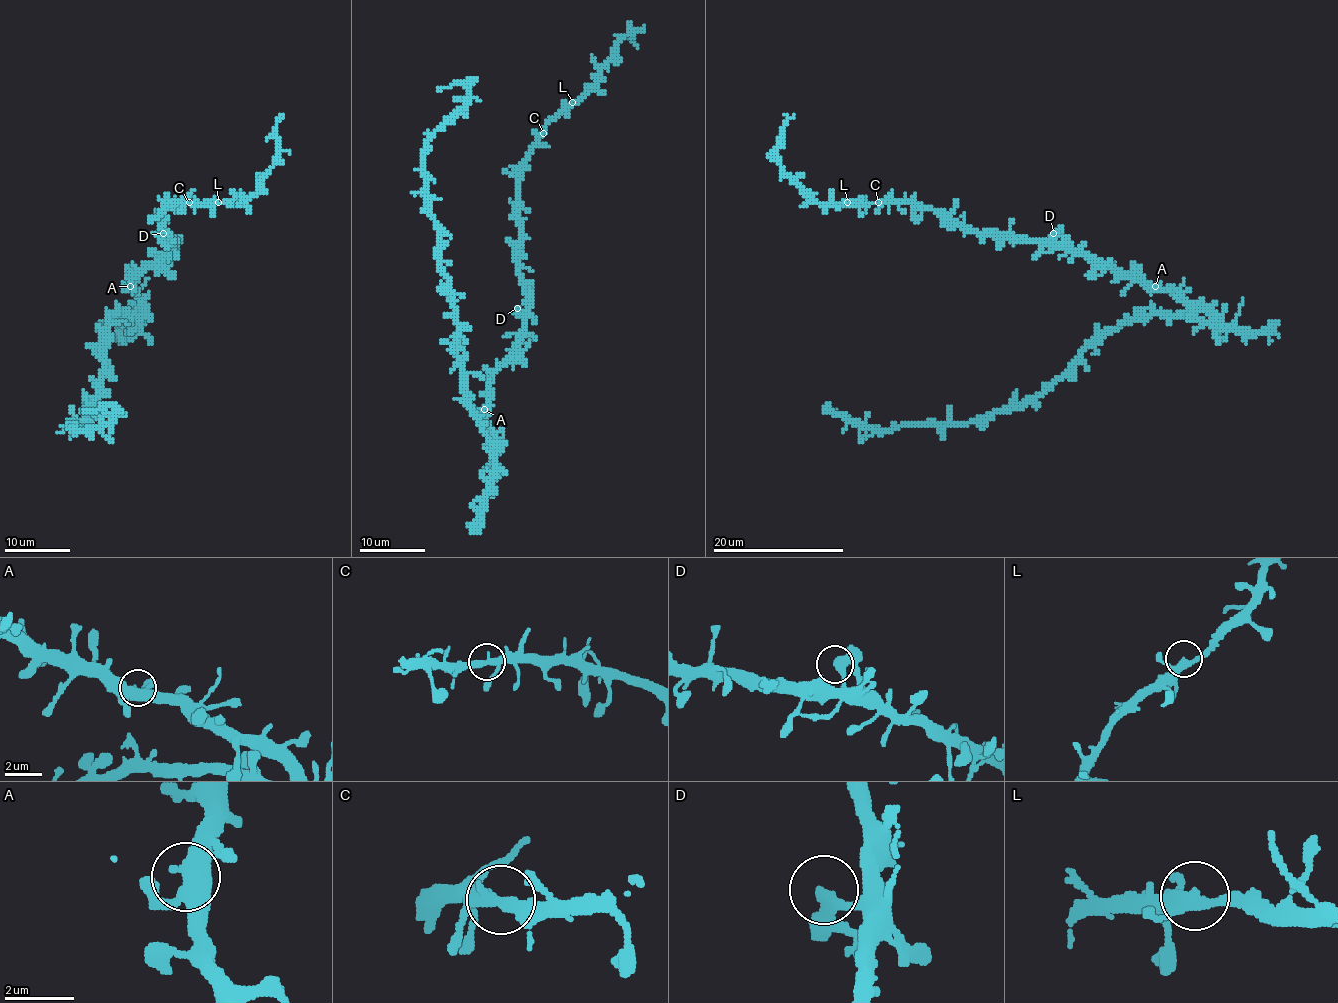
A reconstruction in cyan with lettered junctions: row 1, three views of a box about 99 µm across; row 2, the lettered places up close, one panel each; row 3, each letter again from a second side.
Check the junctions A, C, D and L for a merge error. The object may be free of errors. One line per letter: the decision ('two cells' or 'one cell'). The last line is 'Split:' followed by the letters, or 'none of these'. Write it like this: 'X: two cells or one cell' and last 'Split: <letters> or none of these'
A: one cell
C: one cell
D: one cell
L: one cell
Split: none of these

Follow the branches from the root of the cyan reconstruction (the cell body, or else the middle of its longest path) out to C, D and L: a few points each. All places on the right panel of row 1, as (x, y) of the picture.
C: (1157, 291), (1119, 276), (1094, 258), (1078, 255), (1068, 248), (973, 233), (932, 210), (904, 202), (878, 202)
D: (1157, 291), (1116, 274), (1094, 258), (1078, 255), (1058, 233), (1053, 233)
L: (1157, 291), (1116, 274), (1094, 258), (1057, 245), (966, 232), (932, 210), (904, 202), (847, 202)

